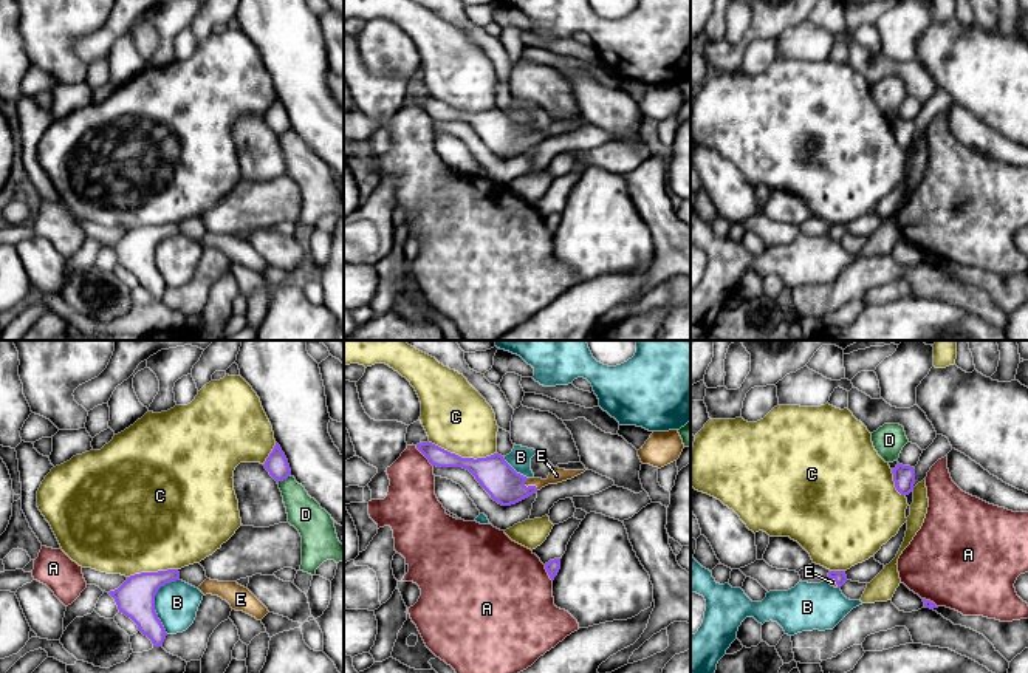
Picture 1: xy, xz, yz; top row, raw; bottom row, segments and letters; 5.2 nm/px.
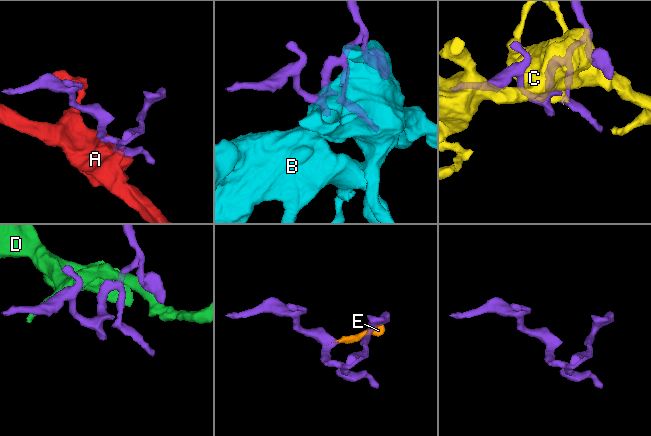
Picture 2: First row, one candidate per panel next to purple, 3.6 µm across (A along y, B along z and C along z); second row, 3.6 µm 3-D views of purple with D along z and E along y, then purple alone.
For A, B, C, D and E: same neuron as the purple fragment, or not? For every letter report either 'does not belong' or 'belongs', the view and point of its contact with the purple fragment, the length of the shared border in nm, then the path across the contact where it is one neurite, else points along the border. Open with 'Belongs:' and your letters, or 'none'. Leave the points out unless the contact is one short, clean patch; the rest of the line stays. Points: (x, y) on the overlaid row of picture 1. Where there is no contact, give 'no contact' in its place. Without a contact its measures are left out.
Belongs: E
A: does not belong; meets purple in xz at (424, 455); contact 140 nm long
B: does not belong; meets purple in xy at (154, 602); contact 300 nm long
C: does not belong; meets purple in xz at (460, 457); contact 360 nm long
D: does not belong; meets purple in xy at (284, 478); contact 90 nm long
E: belongs; meets purple in xz at (530, 486); contact 90 nm long; runs through xz (505, 486), (530, 486), (545, 483), (556, 475)

